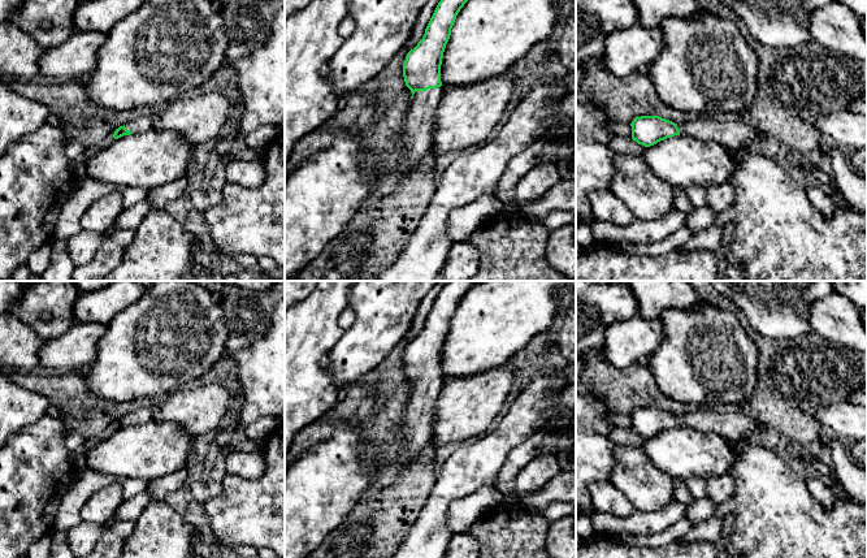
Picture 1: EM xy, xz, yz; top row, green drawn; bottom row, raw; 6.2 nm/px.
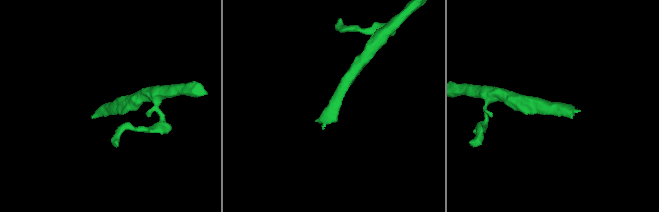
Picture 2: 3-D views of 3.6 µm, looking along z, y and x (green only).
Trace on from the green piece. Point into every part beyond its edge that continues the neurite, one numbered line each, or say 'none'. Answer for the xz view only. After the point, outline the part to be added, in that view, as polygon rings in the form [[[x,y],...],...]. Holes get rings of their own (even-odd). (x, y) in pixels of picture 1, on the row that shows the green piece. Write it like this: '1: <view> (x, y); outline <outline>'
1: xz (414, 139); outline [[[442,87],[413,94],[403,126],[395,138],[396,148],[403,156],[398,174],[409,173],[432,150],[433,121],[442,94]]]

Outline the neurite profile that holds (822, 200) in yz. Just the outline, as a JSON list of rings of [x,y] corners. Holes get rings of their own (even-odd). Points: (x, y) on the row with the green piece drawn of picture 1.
[[[810,186],[805,191],[823,216],[831,217],[833,215],[835,203],[831,194],[827,194],[818,186]]]

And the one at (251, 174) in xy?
[[[235,160],[226,164],[227,183],[244,187],[257,187],[265,179],[266,172],[261,160]]]

